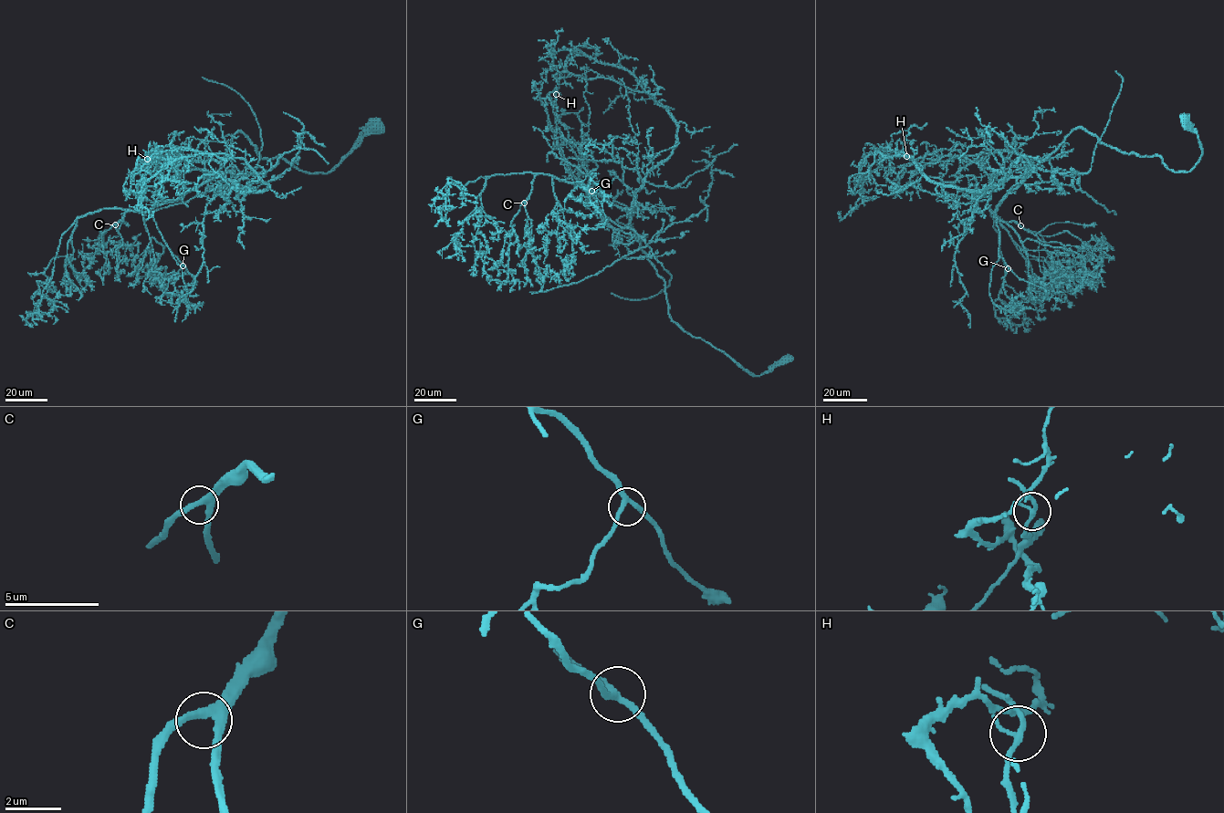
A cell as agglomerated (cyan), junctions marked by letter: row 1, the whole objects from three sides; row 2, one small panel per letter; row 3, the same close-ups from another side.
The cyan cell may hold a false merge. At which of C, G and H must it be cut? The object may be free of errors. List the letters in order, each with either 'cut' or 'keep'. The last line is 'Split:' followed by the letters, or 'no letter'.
C: keep
G: keep
H: cut
Split: H

